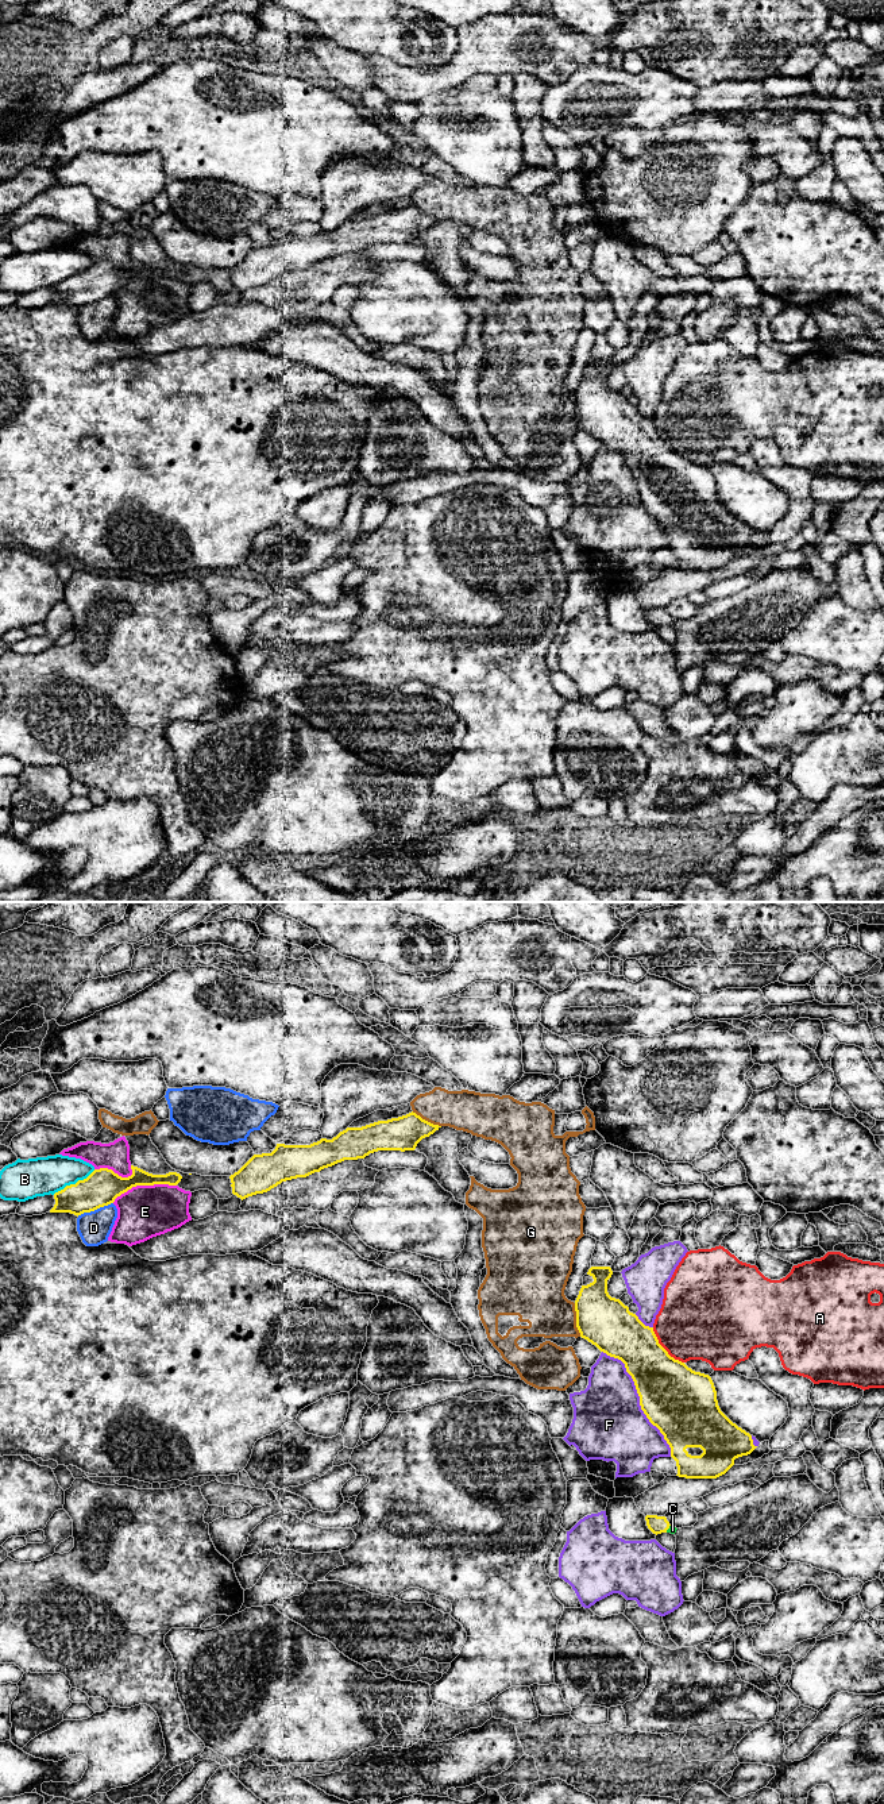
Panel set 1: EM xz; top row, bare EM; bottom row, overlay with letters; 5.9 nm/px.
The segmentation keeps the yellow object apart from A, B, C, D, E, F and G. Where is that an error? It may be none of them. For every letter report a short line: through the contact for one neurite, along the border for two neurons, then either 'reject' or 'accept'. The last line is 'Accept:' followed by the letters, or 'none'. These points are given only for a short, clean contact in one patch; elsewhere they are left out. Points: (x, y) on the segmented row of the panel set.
A: reject
B: reject
C: line xz (657, 1525), (668, 1527), (672, 1530); accept
D: reject
E: reject
F: reject
G: reject
Accept: C

